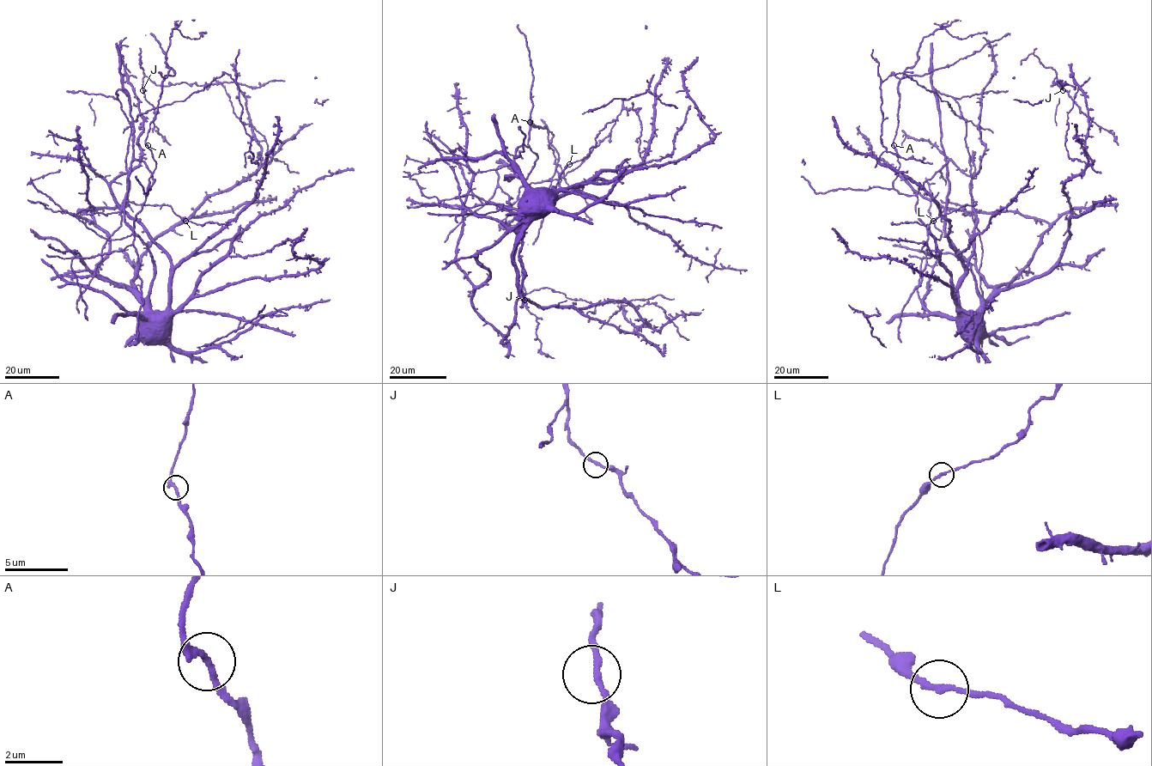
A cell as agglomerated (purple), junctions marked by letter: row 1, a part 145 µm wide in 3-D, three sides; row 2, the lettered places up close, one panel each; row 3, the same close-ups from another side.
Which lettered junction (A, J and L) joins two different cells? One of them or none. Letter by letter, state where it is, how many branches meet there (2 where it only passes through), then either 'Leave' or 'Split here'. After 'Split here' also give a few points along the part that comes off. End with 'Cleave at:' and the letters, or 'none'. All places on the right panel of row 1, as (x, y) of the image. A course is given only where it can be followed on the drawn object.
A: Place: (894, 145). Branches: 2. Leave
J: Place: (1063, 90). Branches: 2. Leave
L: Place: (933, 221). Branches: 2. Leave
Cleave at: none

